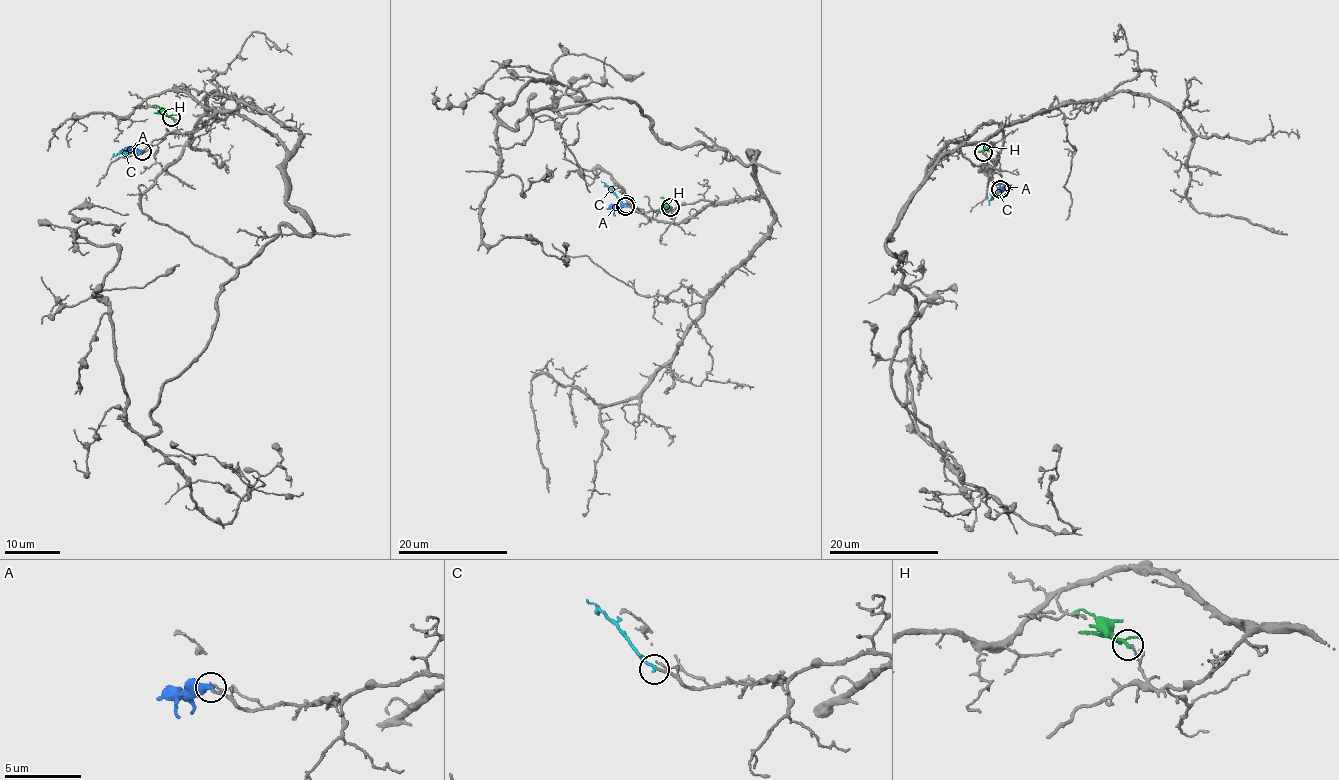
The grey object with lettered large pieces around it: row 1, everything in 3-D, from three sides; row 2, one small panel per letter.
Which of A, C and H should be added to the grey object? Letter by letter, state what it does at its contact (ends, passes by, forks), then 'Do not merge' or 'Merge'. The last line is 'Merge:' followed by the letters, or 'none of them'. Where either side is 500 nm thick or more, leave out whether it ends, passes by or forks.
A: It ends there. Do not merge
C: It ends there. Merge
H: It ends there. Do not merge
Merge: C

